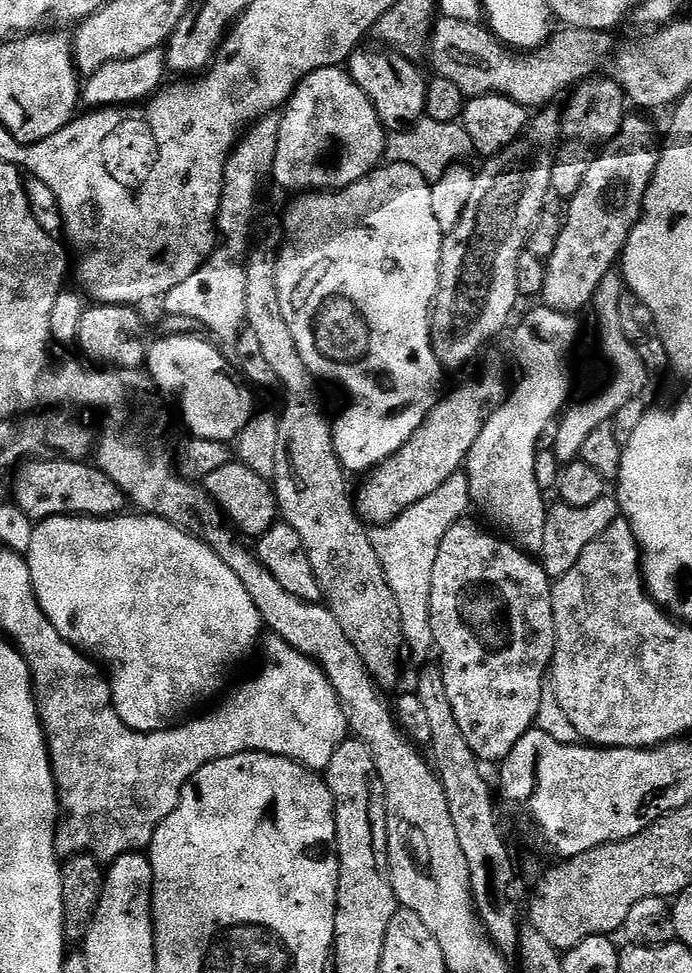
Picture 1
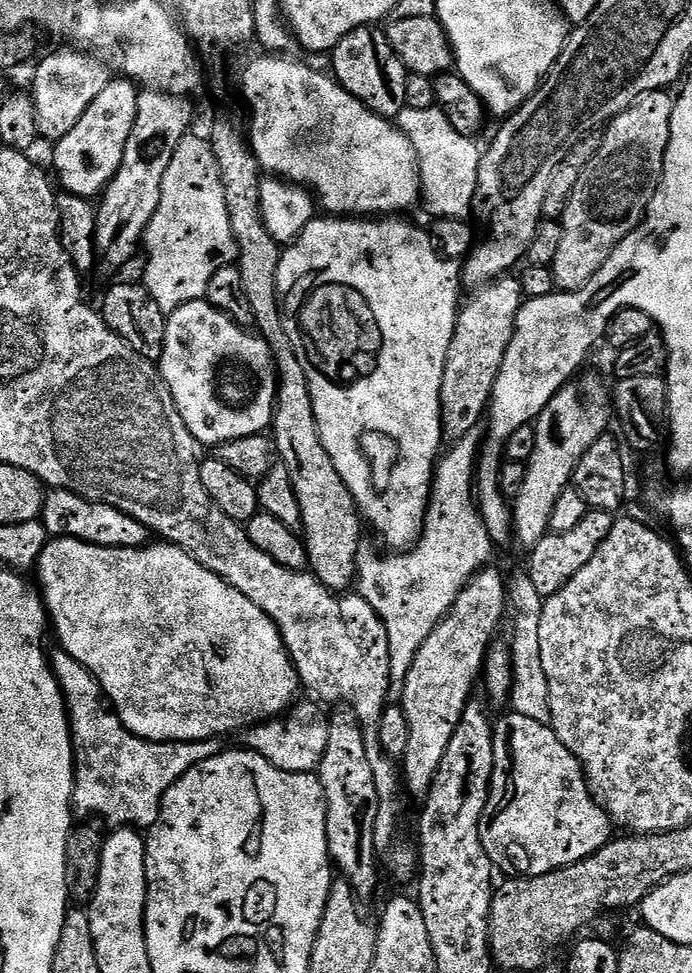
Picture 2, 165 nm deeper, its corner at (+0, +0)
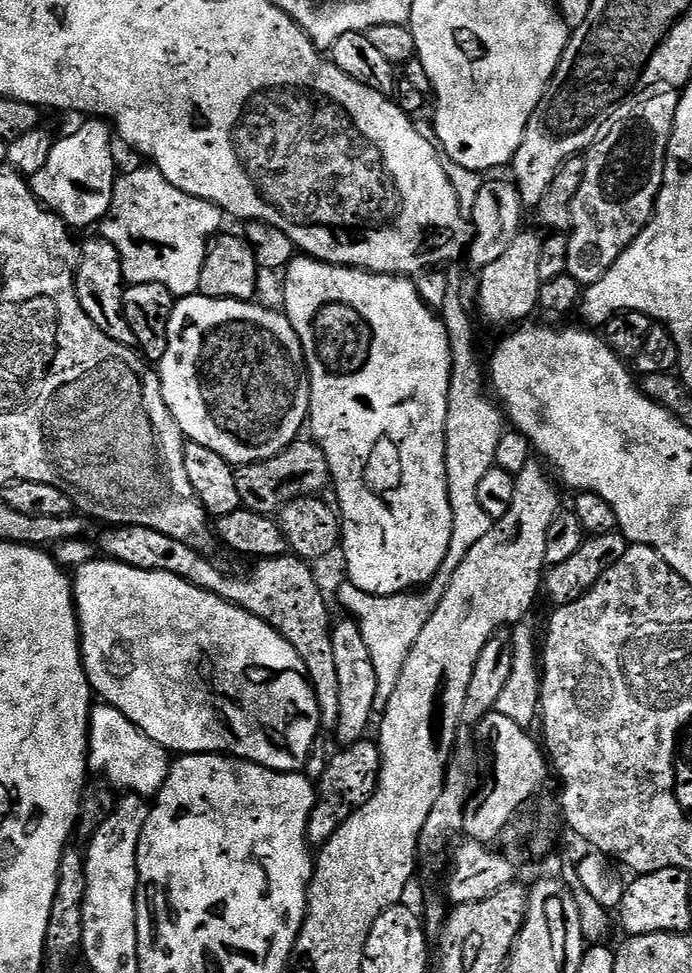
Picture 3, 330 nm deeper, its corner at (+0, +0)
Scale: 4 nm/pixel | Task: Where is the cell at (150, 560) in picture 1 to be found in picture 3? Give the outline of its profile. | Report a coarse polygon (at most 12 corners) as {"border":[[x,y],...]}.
{"border":[[75,569],[93,693],[172,754],[304,772],[294,646],[169,572]]}

